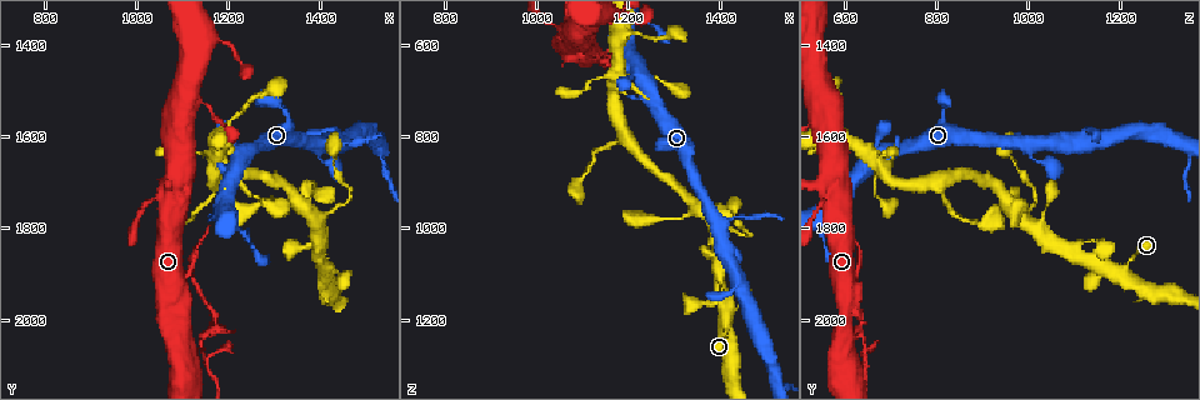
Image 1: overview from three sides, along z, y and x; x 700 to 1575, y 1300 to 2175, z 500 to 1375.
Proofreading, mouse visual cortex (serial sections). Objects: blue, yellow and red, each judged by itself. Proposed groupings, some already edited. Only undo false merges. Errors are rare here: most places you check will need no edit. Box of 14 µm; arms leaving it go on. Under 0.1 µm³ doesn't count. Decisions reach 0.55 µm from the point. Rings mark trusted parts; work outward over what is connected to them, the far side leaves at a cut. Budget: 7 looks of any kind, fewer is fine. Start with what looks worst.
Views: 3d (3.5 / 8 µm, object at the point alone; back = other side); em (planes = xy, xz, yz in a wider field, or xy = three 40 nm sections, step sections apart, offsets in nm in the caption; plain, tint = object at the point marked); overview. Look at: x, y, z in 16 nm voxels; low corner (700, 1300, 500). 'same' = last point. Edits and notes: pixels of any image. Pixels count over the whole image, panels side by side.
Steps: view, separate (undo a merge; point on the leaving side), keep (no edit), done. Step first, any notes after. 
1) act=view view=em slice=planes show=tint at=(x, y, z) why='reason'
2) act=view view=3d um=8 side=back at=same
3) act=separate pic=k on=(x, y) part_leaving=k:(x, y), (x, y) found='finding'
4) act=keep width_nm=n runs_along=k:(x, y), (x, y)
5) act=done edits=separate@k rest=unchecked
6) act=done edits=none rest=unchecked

act=view view=3d um=3.5 side=back at=(1120, 1910, 630) why='sharp bend'

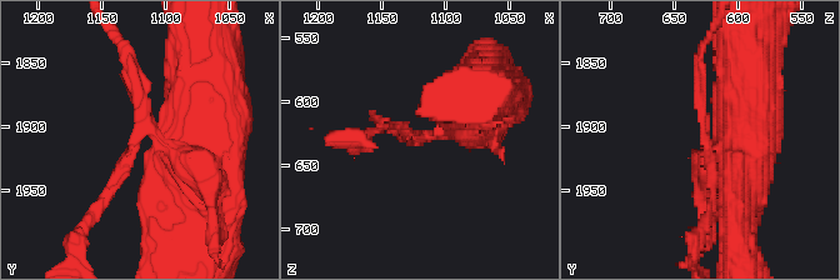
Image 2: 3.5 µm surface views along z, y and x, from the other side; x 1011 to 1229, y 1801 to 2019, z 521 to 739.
act=view view=em slice=xy step=2 show=tint at=(1120, 1902, 626) why='need the tissue'

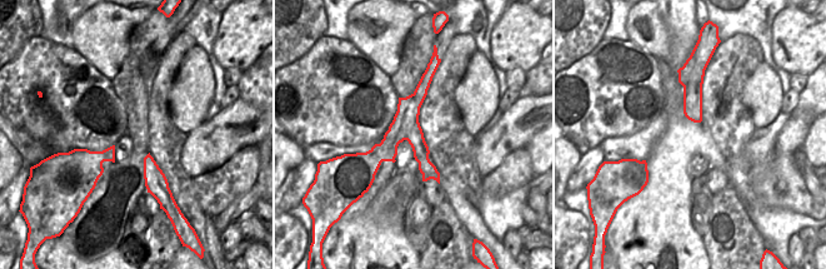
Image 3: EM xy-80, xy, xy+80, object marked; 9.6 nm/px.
act=keep runs_along=2:(195, 140), (169, 151), (145, 129), (103, 201) found='all the same cell'

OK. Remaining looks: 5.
act=view view=3d um=8 at=(1145, 2080, 650)

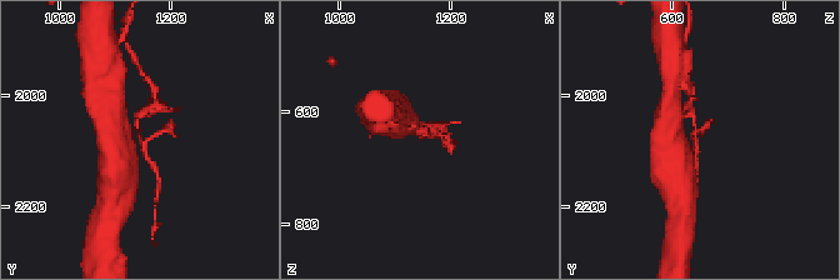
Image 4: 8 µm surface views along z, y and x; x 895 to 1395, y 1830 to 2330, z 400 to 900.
act=view view=3d um=3.5 at=(1150, 2075, 640)

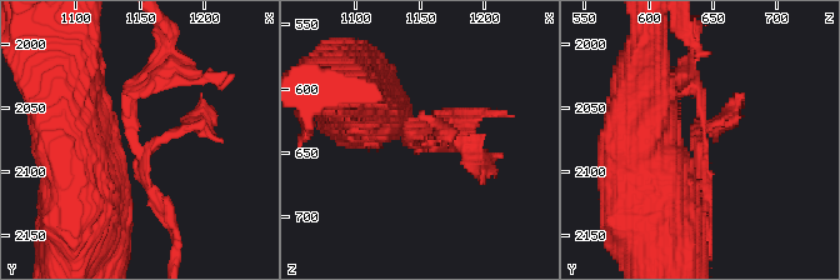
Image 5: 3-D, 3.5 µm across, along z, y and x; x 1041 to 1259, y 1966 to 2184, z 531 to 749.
act=view view=em slice=xy step=1 show=tint at=(1148, 2076, 644) why='need the tissue'

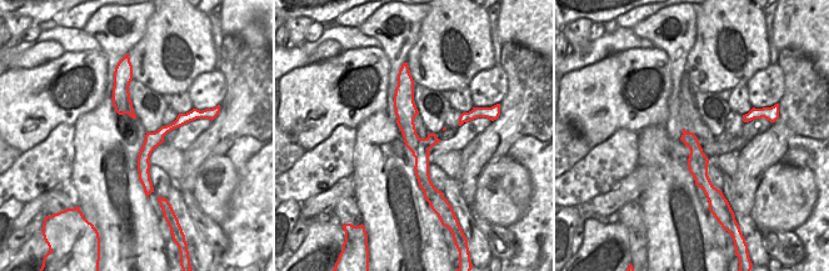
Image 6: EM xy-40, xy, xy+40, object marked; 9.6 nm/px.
act=keep runs_along=6:(406, 79), (405, 124), (427, 185) found='continuous, no second cell'

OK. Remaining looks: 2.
act=view view=3d um=3.5 at=(1245, 1725, 665) why='a narrow waist'

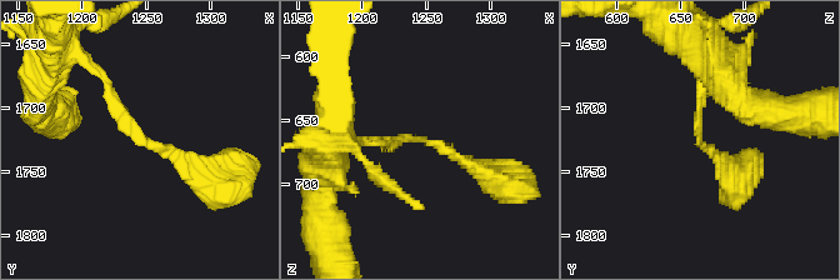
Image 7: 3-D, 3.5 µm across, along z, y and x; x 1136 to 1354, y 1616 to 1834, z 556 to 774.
act=view view=em slice=xy step=3 show=tint at=(1246, 1724, 662) arm_widths_nm=150,150 why='need the tissue'

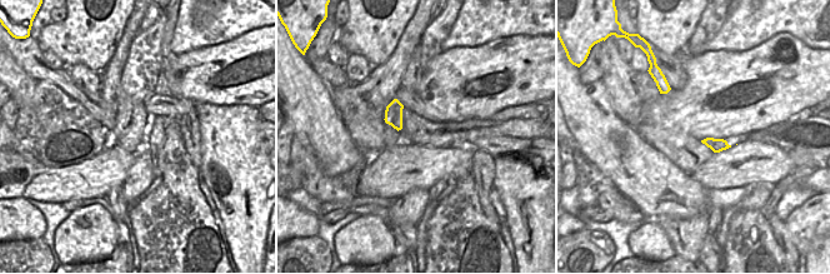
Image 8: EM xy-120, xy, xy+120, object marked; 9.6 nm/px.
act=keep runs_along=7:(96, 70), (131, 131), (208, 178) found='continuous, no second cell'

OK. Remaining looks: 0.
act=done edits=none rest=unchecked

